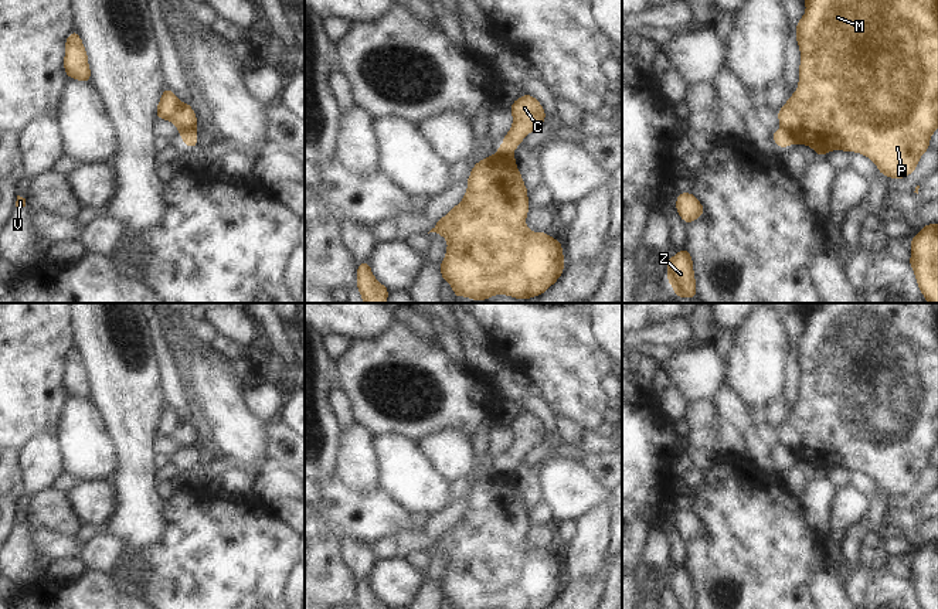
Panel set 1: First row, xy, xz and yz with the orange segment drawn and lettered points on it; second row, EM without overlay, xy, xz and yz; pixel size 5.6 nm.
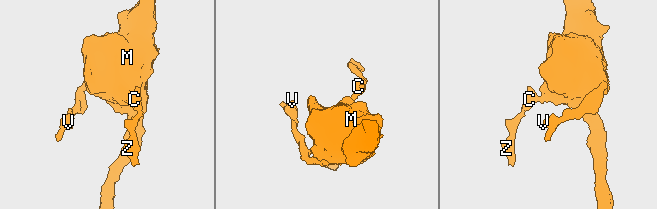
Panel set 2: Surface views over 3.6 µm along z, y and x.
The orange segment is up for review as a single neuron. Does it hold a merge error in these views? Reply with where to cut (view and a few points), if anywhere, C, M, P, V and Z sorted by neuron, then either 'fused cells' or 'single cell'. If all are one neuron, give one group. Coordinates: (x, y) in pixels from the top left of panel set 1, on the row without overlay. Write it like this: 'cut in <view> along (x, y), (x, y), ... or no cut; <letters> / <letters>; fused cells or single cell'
cut in yz along (781, 446), (788, 460); C Z / M P V; fused cells

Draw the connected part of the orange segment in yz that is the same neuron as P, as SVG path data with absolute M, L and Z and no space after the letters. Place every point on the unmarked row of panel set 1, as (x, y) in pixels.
M806 303L802 314L806 321L803 334L796 340L796 358L801 368L801 382L798 387L799 401L793 412L776 429L781 440L781 448L786 452L788 462L808 462L820 474L832 467L844 467L847 470L857 469L874 479L877 487L888 496L908 494L918 483L920 474L929 466L931 452L938 443L938 303Z

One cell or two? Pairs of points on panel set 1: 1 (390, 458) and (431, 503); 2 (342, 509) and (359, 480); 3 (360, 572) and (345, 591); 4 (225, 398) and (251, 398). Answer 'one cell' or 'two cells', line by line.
1: one cell
2: two cells
3: two cells
4: two cells

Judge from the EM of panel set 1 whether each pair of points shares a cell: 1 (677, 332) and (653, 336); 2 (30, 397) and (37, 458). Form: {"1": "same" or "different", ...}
{"1": "same", "2": "different"}

